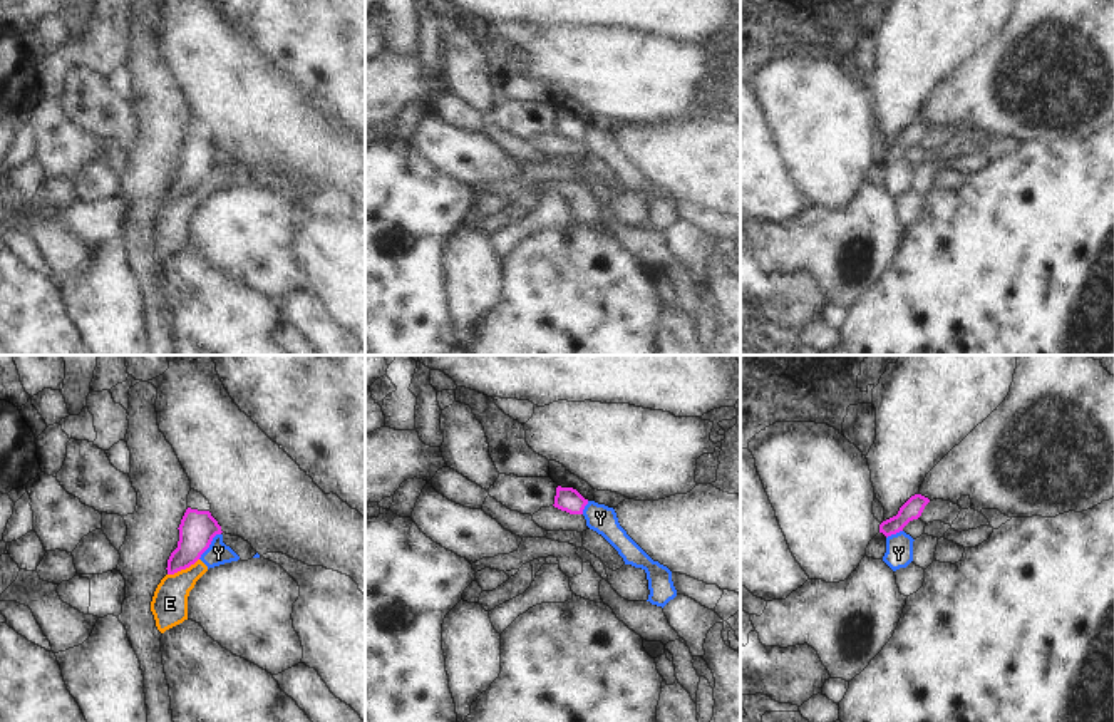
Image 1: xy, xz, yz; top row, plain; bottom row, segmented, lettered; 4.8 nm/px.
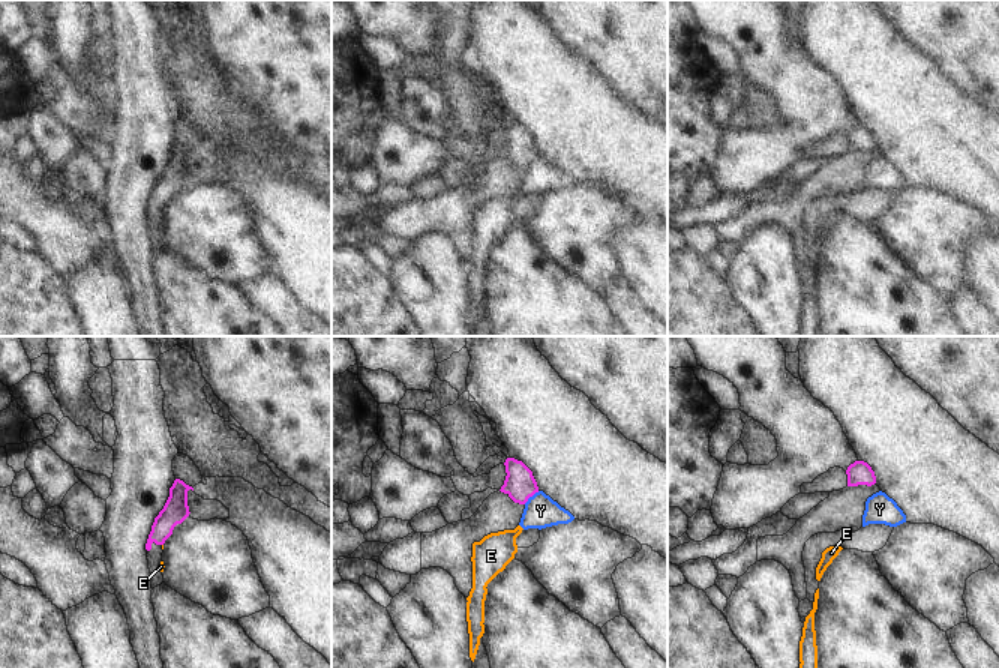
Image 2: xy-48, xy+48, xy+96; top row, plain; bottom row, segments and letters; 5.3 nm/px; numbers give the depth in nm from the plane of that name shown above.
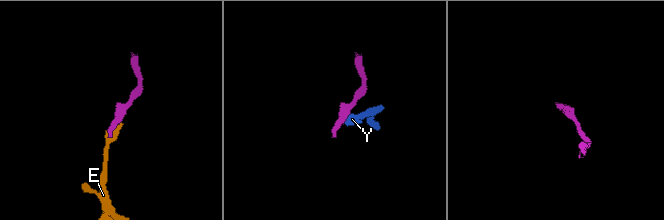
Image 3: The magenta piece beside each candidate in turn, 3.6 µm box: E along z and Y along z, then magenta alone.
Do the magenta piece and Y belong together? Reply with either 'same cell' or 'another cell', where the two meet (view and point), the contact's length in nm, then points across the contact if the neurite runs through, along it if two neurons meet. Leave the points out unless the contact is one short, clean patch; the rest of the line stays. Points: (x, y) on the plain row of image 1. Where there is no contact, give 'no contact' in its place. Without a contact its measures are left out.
another cell; contact xy (210, 168); length 170 nm; border xy (220, 158), (198, 183)

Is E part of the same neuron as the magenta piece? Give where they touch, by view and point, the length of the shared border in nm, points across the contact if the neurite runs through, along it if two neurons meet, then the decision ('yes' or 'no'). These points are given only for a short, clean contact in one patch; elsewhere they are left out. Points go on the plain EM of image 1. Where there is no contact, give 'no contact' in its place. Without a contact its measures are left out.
meets magenta in xy at (183, 193); contact 170 nm long; border along xy (198, 183), (168, 200); no

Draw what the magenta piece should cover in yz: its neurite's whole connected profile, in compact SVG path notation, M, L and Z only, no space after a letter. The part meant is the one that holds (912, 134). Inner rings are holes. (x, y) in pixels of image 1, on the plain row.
M921 119L911 121L898 136L896 141L883 146L879 149L879 157L883 157L886 162L891 159L896 159L903 156L903 152L913 146L918 144L925 134L925 131L930 127L928 122Z

